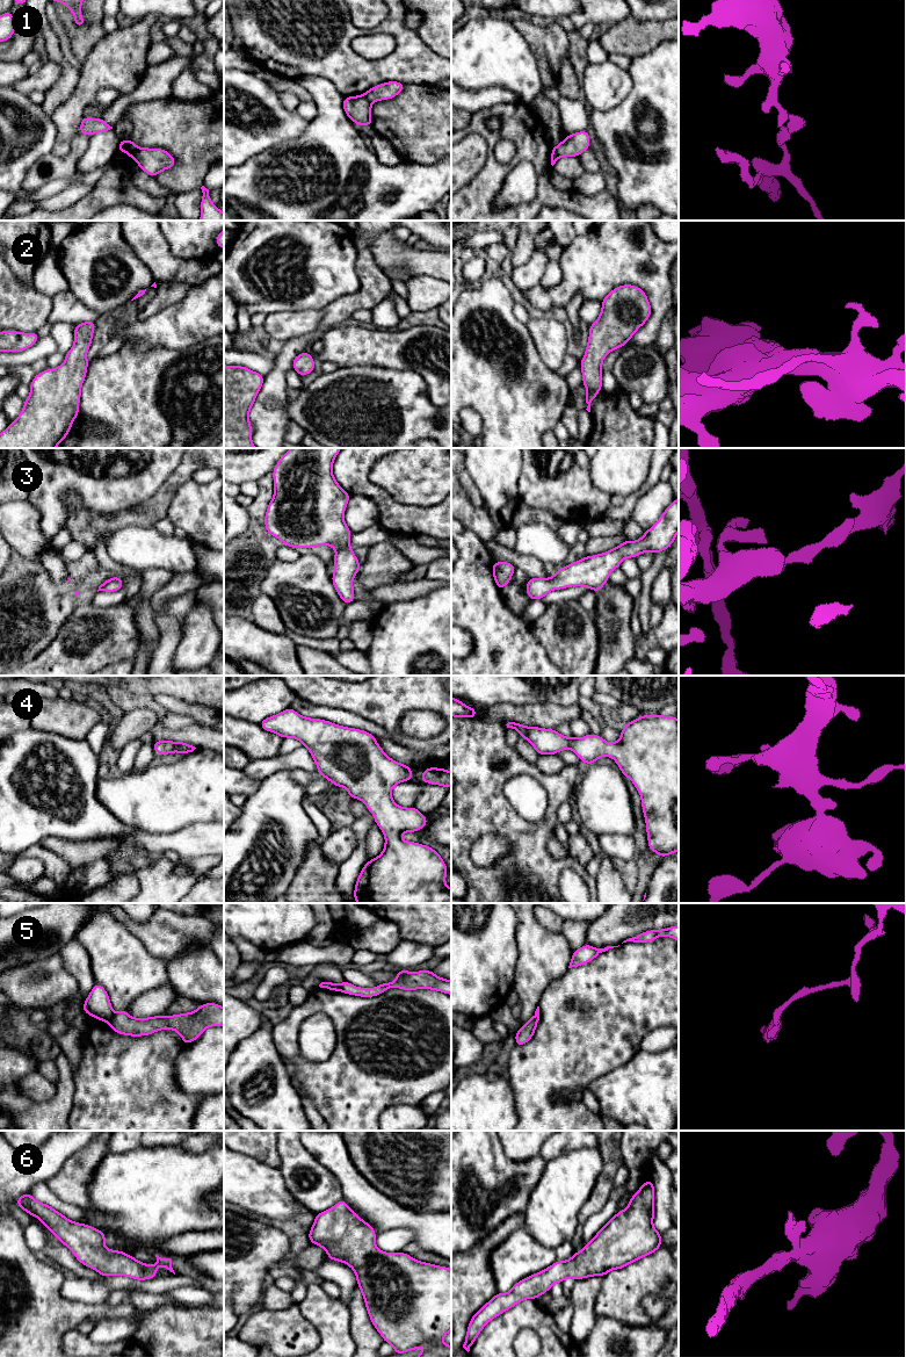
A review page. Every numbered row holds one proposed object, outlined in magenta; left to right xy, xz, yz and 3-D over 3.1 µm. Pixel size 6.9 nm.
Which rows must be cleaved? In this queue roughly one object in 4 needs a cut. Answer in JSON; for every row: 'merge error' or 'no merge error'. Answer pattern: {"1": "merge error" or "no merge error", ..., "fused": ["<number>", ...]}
{"1": "merge error", "2": "no merge error", "3": "no merge error", "4": "no merge error", "5": "merge error", "6": "no merge error", "fused": ["1", "5"]}

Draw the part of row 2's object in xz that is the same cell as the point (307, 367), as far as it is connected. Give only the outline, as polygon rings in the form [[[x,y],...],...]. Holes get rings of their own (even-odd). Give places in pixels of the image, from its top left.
[[[302,352],[293,359],[292,368],[300,376],[309,375],[316,368],[314,360],[311,354]]]

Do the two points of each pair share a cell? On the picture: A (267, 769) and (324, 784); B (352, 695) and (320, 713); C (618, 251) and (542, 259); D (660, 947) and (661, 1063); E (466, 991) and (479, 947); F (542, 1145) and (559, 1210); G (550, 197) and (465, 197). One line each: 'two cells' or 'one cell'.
A: one cell
B: two cells
C: two cells
D: two cells
E: one cell
F: two cells
G: one cell

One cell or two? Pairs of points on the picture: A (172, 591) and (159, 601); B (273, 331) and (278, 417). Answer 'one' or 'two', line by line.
A: one
B: two

